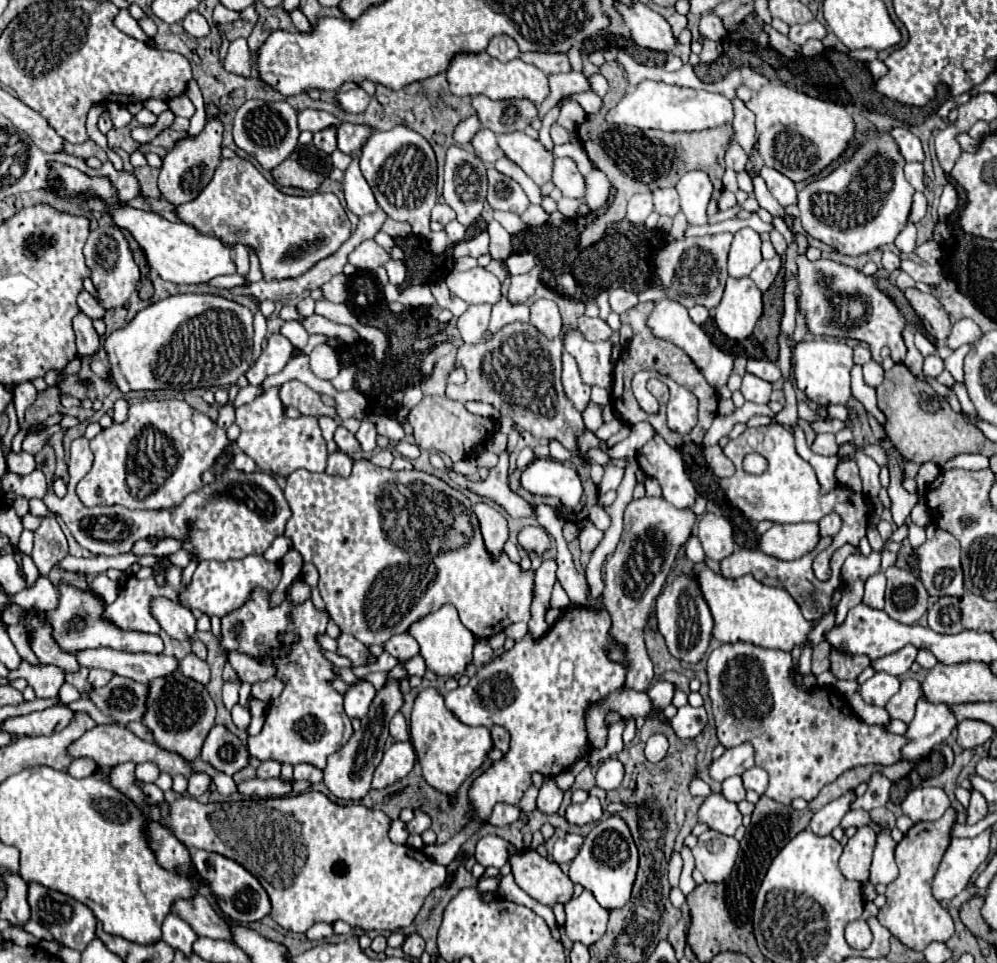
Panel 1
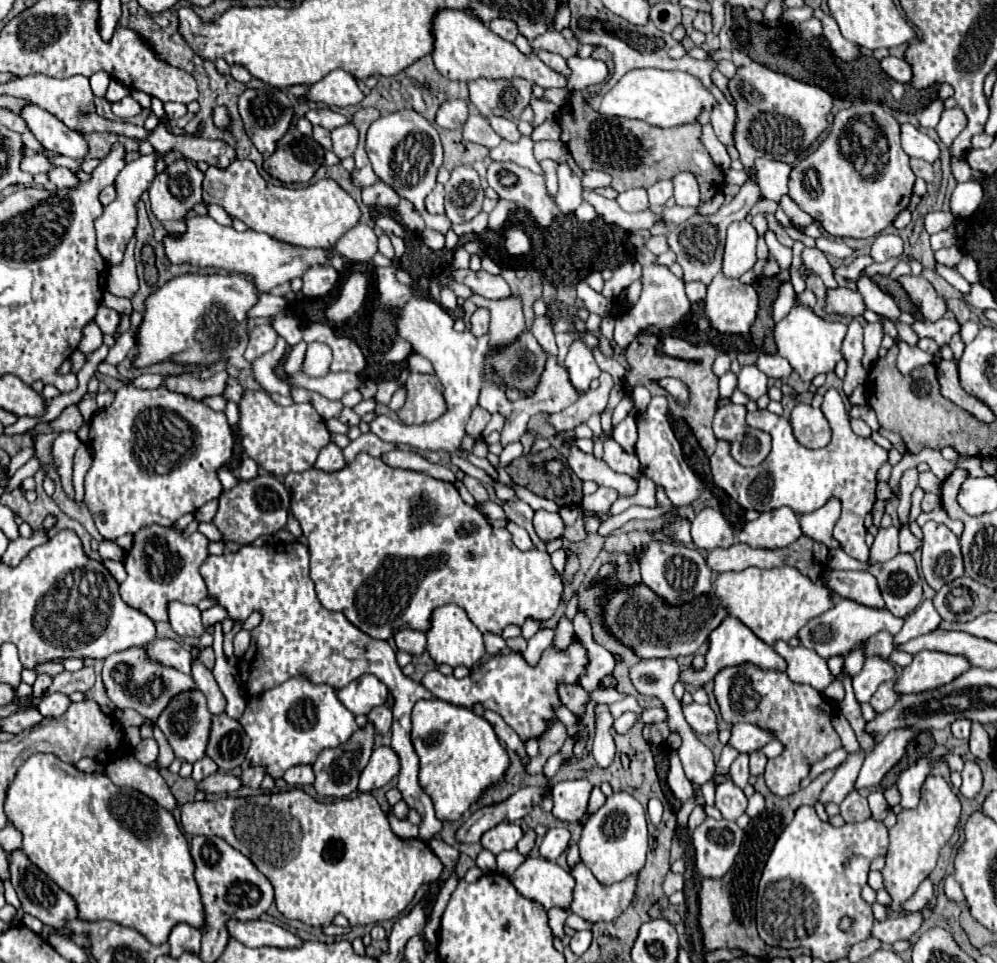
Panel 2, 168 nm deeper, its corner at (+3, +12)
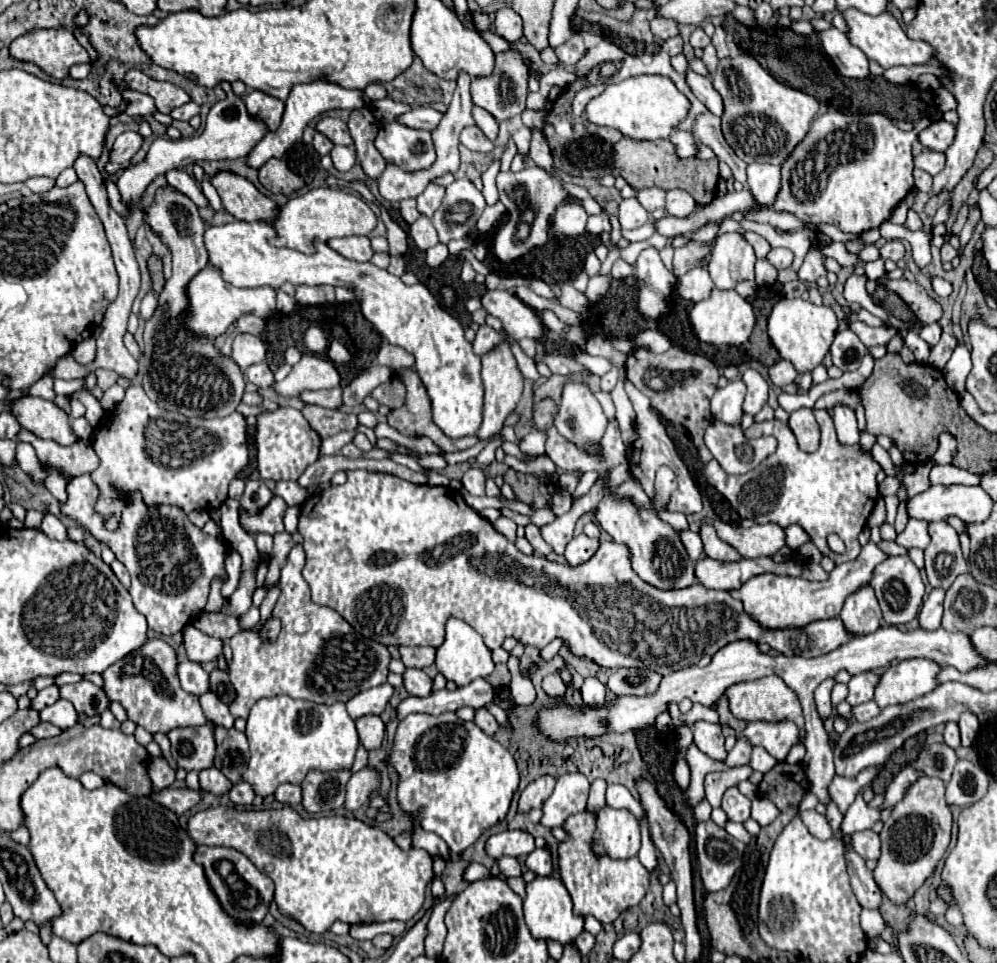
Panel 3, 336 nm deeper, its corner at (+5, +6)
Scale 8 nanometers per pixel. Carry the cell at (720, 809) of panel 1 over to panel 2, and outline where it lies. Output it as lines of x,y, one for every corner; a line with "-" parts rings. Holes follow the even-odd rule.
726,781
716,787
716,807
728,821
736,821
746,811
748,799
740,787
732,781

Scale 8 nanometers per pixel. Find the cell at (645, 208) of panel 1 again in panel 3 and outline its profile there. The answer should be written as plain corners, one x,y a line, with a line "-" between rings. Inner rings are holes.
636,197
624,199
618,207
618,219
622,229
638,229
648,221
648,213
646,209
640,205
640,201

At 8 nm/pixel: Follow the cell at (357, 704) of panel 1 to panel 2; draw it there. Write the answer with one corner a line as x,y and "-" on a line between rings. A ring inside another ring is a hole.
362,675
360,679
340,689
338,697
354,715
368,715
372,707
386,703
388,689
374,675

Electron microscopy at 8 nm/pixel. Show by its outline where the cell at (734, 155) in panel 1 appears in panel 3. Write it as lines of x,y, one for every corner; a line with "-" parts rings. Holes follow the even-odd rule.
688,71
686,81
688,81
692,93
708,107
708,111
710,111
712,115
718,115
718,117
720,117
720,115
724,113
722,97
720,97
720,93
712,87
712,81
710,81
710,79
706,79
706,77
702,77
702,75
694,73
694,71

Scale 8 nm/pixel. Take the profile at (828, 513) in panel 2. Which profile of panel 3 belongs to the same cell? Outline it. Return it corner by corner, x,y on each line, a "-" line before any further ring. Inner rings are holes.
788,525
786,527
786,545
790,549
796,551
800,545
804,545
808,541
810,541
810,535
800,525

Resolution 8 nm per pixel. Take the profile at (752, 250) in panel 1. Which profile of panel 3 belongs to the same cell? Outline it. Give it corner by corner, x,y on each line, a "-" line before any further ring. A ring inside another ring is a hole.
740,233
718,237
708,273
718,289
734,289
738,281
754,279
754,249

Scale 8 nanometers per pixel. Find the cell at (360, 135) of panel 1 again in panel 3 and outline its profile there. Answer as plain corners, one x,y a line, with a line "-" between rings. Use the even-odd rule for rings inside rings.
336,145
330,153
332,161
334,161
334,167
338,171
350,171
352,165
356,163
356,153
354,153
354,147
346,147
346,145

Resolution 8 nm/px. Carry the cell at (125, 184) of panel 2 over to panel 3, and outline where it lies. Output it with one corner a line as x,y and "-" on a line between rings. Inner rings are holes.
222,83
224,91
226,91
226,99
224,101
218,101
208,117
206,117
206,127
204,127
204,133
198,135
198,137
190,137
190,139
166,139
166,137
158,137
152,145
150,145
150,151
148,155
140,161
140,163
132,163
122,175
120,179
116,181
116,187
120,191
120,197
122,197
122,203
126,205
128,213
132,215
138,207
138,203
142,201
148,185
158,177
158,175
164,175
168,173
168,169
184,169
186,165
192,165
194,161
200,161
200,159
208,159
208,161
218,161
218,159
238,159
238,157
246,157
252,147
268,133
266,125
262,125
258,119
254,119
252,115
248,115
246,111
246,105
242,101
242,97
234,95
232,89
230,89
230,83

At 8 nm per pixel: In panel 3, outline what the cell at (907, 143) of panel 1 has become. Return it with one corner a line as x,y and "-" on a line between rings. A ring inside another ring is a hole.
924,149
922,153
914,155
914,167
918,169
924,169
926,173
930,175
936,175
944,169
944,153
938,153
938,151
930,151
930,149

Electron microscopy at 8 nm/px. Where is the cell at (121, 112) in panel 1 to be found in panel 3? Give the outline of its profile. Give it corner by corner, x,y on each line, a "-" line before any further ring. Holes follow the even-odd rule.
122,89
122,101
126,101
126,113
130,117
144,117
156,113
154,99
150,95
132,91
132,89

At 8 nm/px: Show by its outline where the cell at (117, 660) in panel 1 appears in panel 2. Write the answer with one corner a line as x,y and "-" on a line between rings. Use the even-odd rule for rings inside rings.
156,639
152,643
146,645
148,655
152,661
164,663
168,667
174,667
182,673
190,673
192,669
192,653
186,651
180,643
172,641
172,639

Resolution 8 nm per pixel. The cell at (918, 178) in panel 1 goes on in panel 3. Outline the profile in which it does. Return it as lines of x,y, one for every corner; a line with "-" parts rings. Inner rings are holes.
914,169
914,181
916,181
916,187
924,193
930,193
932,191
932,177
922,171
922,169

